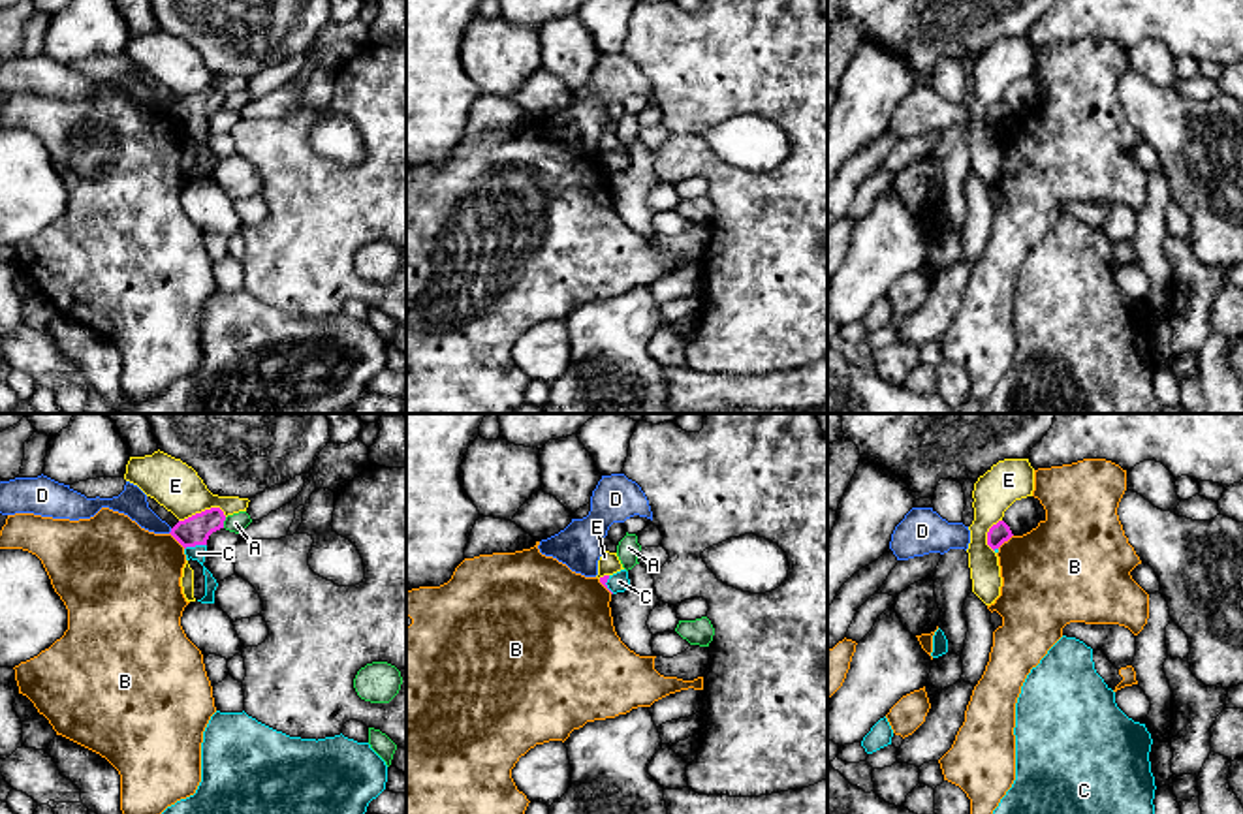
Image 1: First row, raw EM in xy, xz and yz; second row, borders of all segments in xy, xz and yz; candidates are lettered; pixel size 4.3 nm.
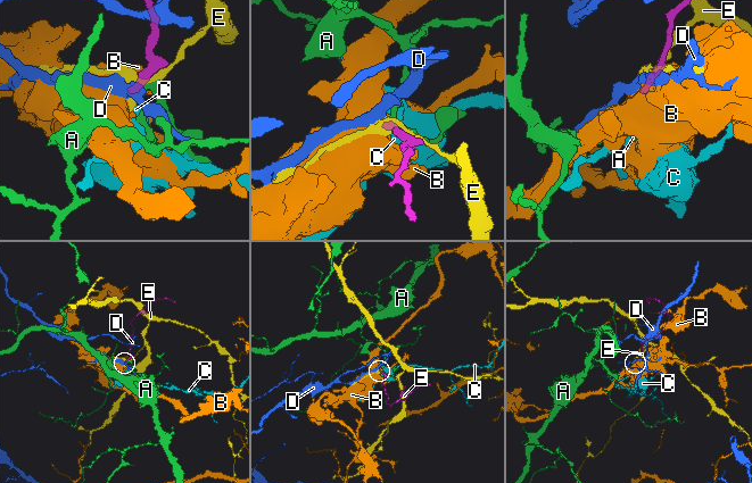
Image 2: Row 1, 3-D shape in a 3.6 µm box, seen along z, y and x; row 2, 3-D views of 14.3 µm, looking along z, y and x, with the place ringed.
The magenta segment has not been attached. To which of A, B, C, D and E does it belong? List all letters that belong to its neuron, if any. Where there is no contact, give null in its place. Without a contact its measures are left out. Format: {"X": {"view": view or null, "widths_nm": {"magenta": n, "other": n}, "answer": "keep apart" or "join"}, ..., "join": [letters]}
{"A": {"view": "xy", "widths_nm": {"magenta": 130, "other": 80}, "answer": "keep apart"}, "B": {"view": "xy", "widths_nm": {"magenta": 130, "other": 420}, "answer": "keep apart"}, "C": {"view": "xy", "widths_nm": {"magenta": 130, "other": 70}, "answer": "join"}, "D": {"view": "xy", "widths_nm": {"magenta": 130, "other": 120}, "answer": "keep apart"}, "E": {"view": "xy", "widths_nm": {"magenta": 130, "other": 200}, "answer": "keep apart"}, "join": ["C"]}

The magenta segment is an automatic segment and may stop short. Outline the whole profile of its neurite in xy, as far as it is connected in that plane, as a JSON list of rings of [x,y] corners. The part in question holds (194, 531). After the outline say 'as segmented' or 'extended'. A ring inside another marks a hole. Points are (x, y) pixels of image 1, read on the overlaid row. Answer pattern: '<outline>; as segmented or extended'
[[[211,508],[179,521],[171,528],[171,536],[184,547],[186,560],[205,562],[207,540],[212,532],[224,528],[226,515],[220,508]]]; extended

